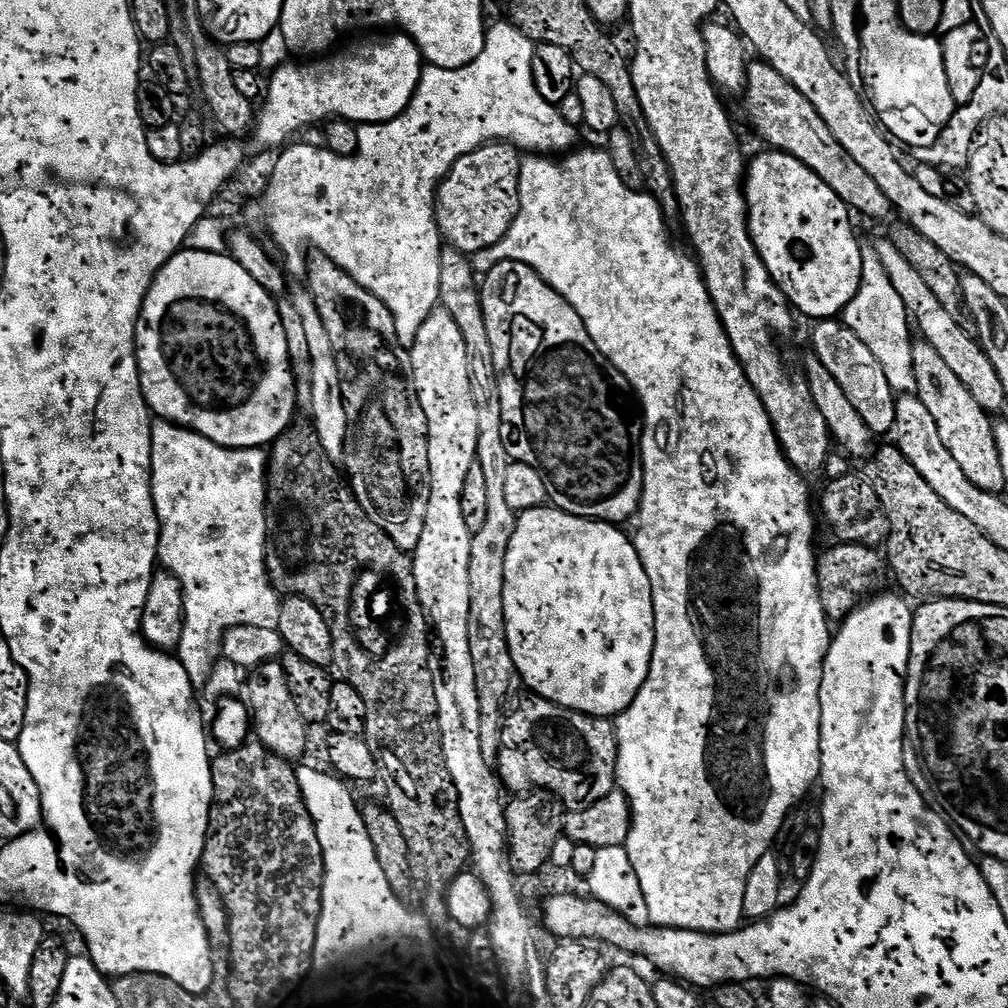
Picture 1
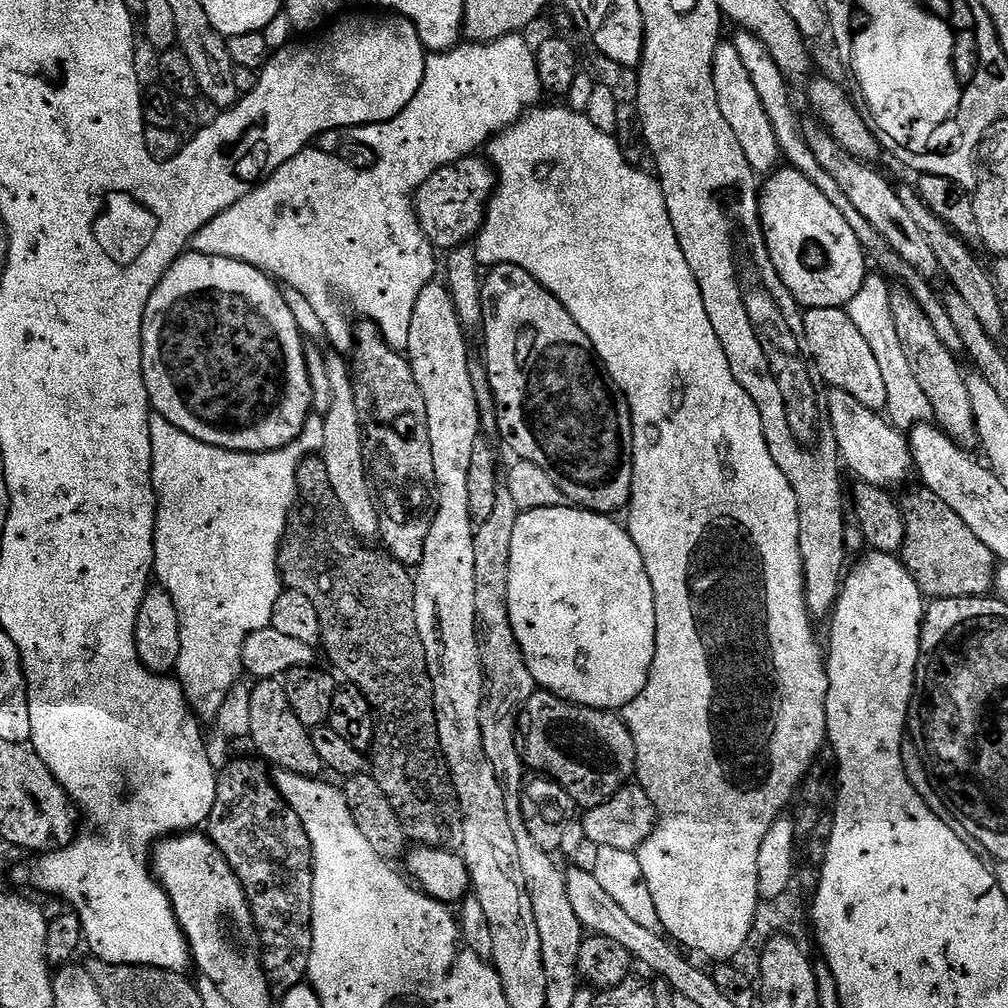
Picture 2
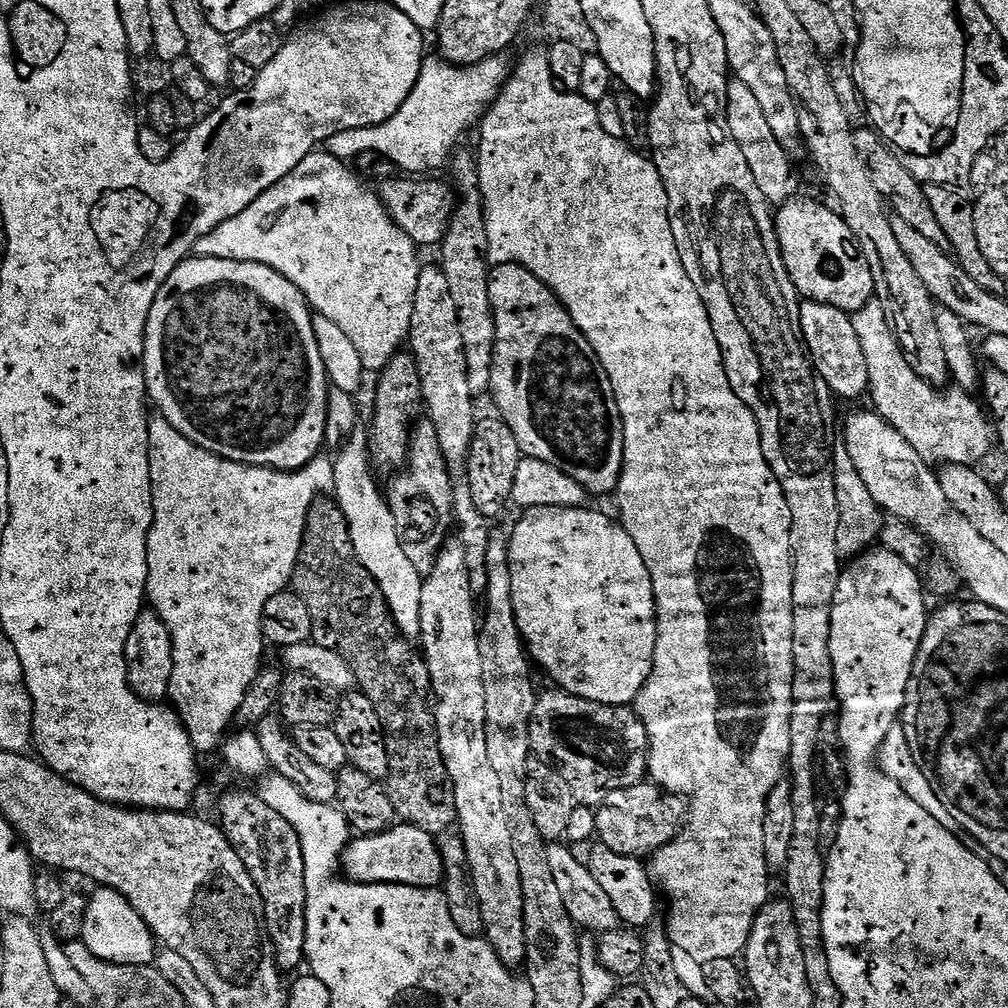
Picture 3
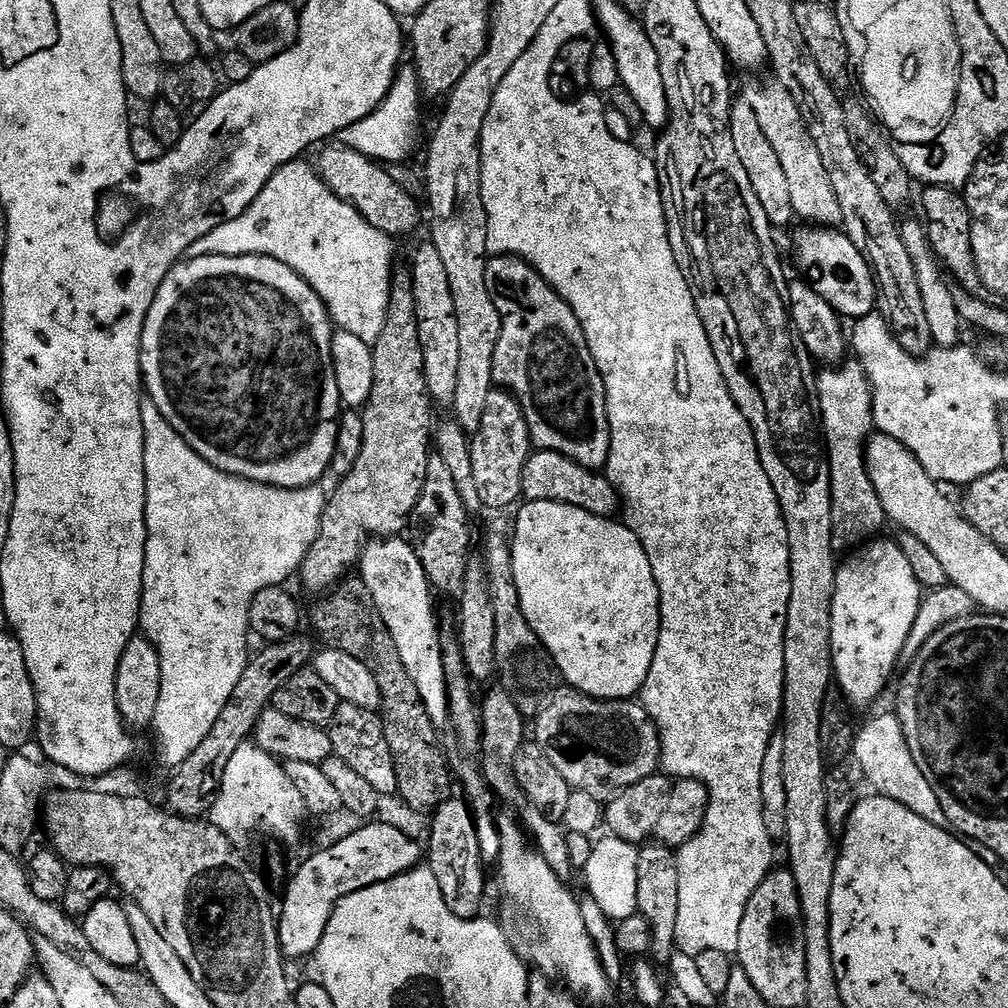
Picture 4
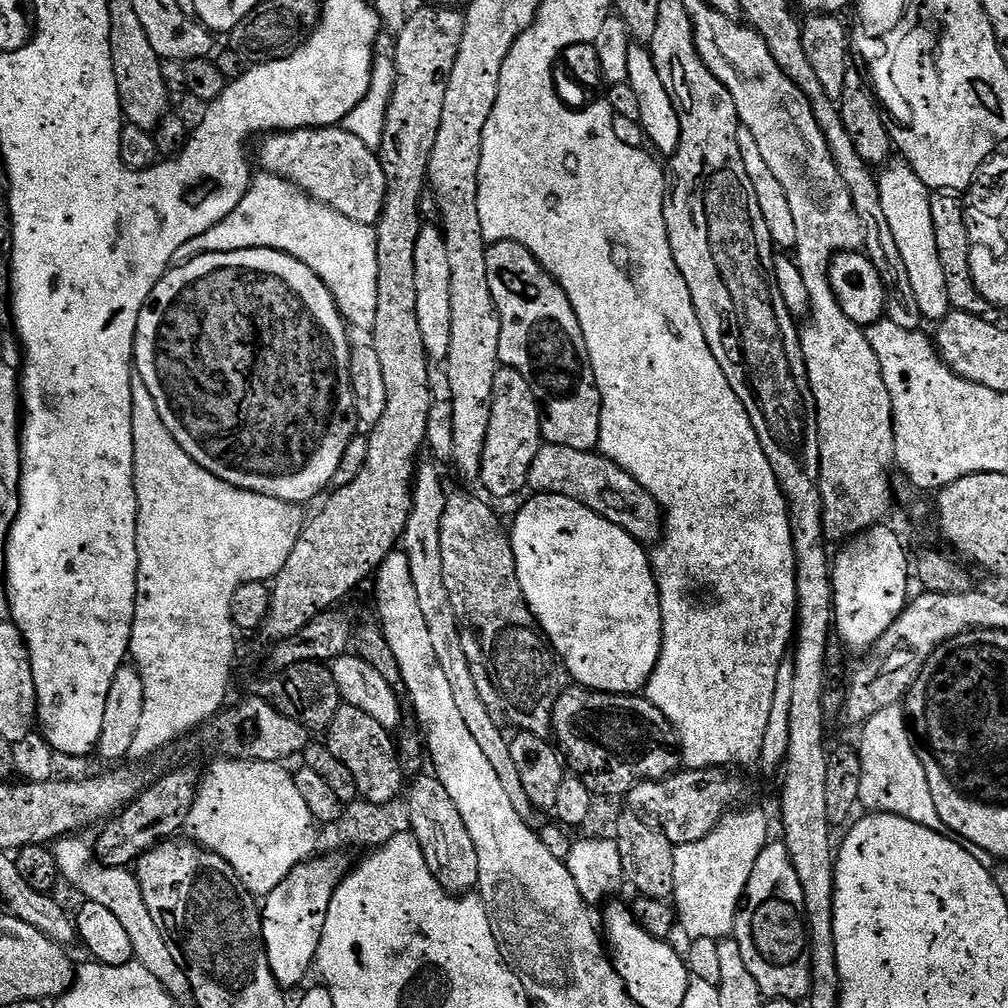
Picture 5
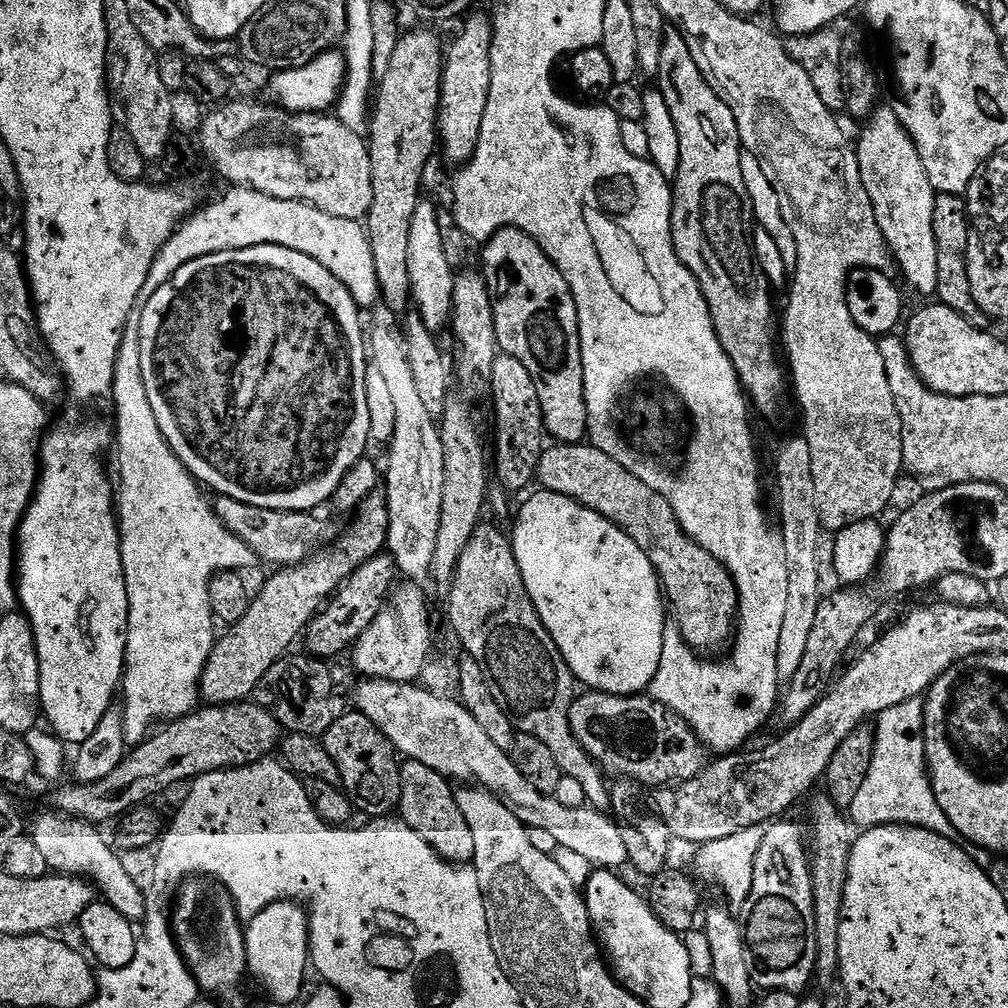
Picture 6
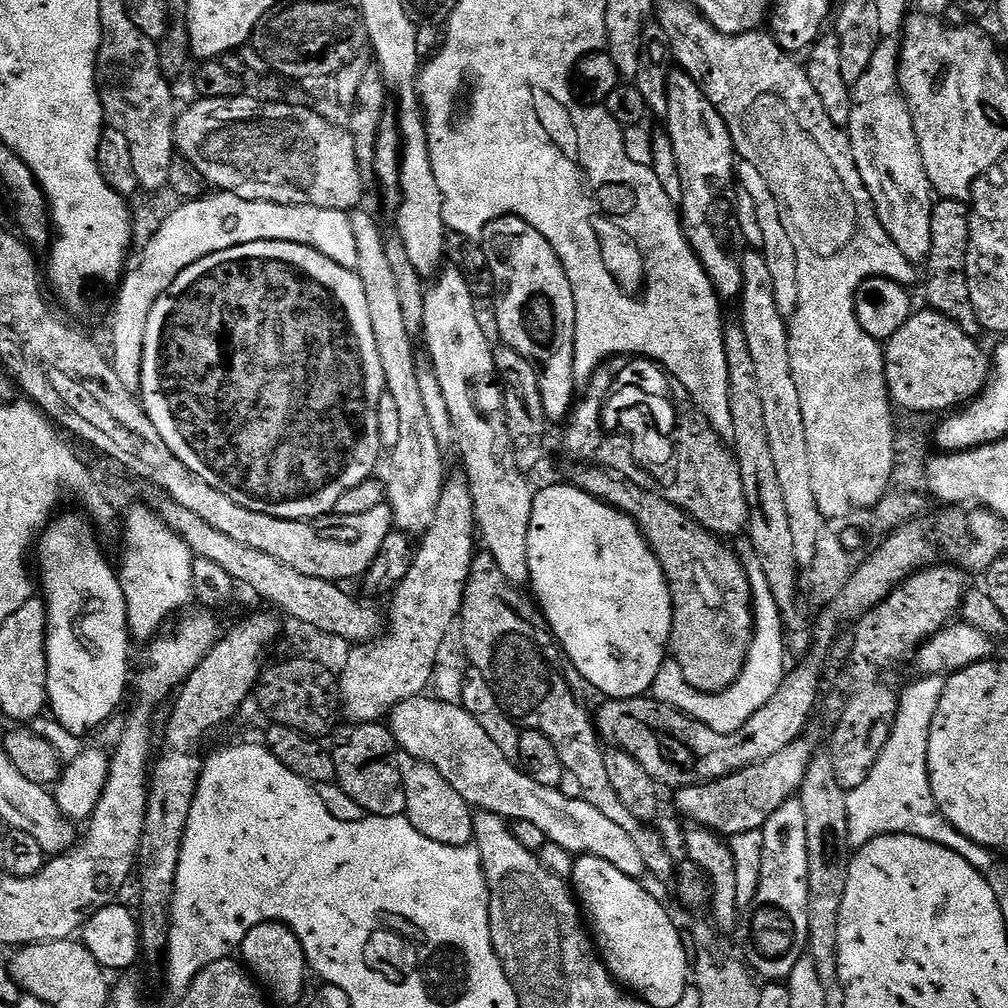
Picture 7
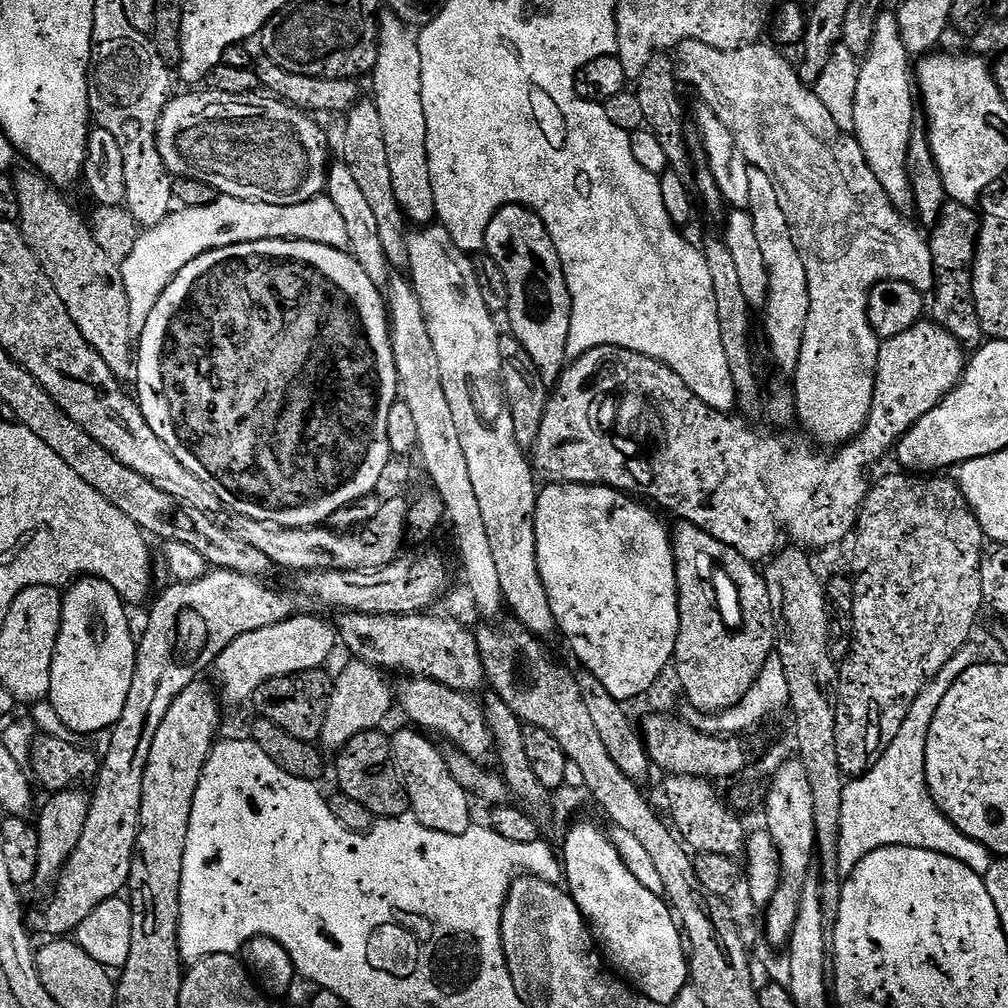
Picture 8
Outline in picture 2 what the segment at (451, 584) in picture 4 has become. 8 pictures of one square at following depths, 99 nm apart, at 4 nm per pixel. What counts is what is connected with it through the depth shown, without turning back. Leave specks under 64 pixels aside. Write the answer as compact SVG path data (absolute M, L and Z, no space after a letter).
M360 322L354 328L354 343L351 345L350 371L354 386L354 406L358 406L358 422L362 430L364 469L368 486L376 502L379 539L389 556L405 568L415 569L422 562L422 550L426 546L426 534L436 517L436 479L434 478L434 454L430 450L430 430L426 418L426 402L422 390L414 382L414 374L408 365L407 355L395 352L384 341L380 329L371 322Z

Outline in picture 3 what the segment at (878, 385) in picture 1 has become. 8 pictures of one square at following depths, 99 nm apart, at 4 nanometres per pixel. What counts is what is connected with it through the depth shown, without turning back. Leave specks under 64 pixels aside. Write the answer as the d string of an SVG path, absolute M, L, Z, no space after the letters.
M804 300L800 305L800 339L808 349L808 356L816 372L824 379L833 397L856 400L868 392L866 354L862 354L862 342L854 334L852 317L834 306Z

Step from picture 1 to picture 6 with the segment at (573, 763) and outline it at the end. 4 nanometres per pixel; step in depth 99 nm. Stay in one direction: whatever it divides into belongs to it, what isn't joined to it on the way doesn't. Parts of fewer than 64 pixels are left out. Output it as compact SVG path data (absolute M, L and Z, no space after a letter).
M588 690L577 695L576 701L570 706L568 717L574 738L578 738L582 750L586 750L586 754L598 762L605 777L634 780L641 786L667 786L694 778L706 767L706 745L698 739L696 731L674 710L659 704L651 695L615 696L609 692Z

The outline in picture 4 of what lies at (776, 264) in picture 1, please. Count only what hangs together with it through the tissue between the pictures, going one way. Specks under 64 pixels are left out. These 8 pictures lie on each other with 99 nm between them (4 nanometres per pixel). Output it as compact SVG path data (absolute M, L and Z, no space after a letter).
M804 226L796 236L796 264L800 267L799 275L812 287L841 317L859 318L873 315L876 308L876 278L864 253L843 231L832 226Z

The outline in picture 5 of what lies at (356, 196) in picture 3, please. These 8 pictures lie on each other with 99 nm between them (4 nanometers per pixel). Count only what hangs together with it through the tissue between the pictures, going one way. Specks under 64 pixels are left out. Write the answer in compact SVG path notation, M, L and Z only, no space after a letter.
M261 171L242 202L218 226L210 226L206 234L178 246L176 260L183 262L233 248L269 248L298 258L322 278L340 315L353 329L370 330L374 326L374 314L378 314L378 242L373 225L354 222L307 196L298 185Z

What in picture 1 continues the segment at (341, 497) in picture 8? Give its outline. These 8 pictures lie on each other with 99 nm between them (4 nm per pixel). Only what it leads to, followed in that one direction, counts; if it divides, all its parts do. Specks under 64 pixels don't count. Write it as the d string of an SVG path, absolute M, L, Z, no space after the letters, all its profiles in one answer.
M181 250L166 262L166 266L160 268L160 273L154 278L150 290L144 299L144 305L140 311L140 317L136 323L136 361L140 371L140 385L142 394L148 403L149 412L155 414L161 420L169 420L172 424L178 424L182 428L189 428L192 432L202 434L210 438L223 448L264 448L275 444L276 439L289 428L293 427L292 415L296 412L295 378L291 372L290 350L287 349L286 333L283 330L282 318L279 317L277 297L272 296L238 262L224 252L193 252Z

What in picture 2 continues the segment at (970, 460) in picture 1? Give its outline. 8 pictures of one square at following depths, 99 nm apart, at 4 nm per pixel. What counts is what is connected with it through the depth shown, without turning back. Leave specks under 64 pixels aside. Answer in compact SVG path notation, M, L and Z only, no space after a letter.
M896 286L888 293L890 316L894 318L894 330L898 334L898 342L902 342L902 354L906 354L906 362L910 371L918 380L922 394L929 400L931 415L944 435L965 450L975 449L978 444L974 410L970 406L968 381L965 373L960 373L960 364L955 353L942 344L926 314L918 302L914 300L907 288Z

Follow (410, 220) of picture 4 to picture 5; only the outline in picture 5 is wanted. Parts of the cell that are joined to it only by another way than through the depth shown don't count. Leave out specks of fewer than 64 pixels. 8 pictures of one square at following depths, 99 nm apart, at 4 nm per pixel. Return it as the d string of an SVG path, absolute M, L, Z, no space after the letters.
M333 126L274 132L265 135L260 142L259 167L263 171L298 185L307 196L313 196L354 222L375 226L380 221L388 183L379 155L366 146L362 138L354 138L354 134L342 126Z

